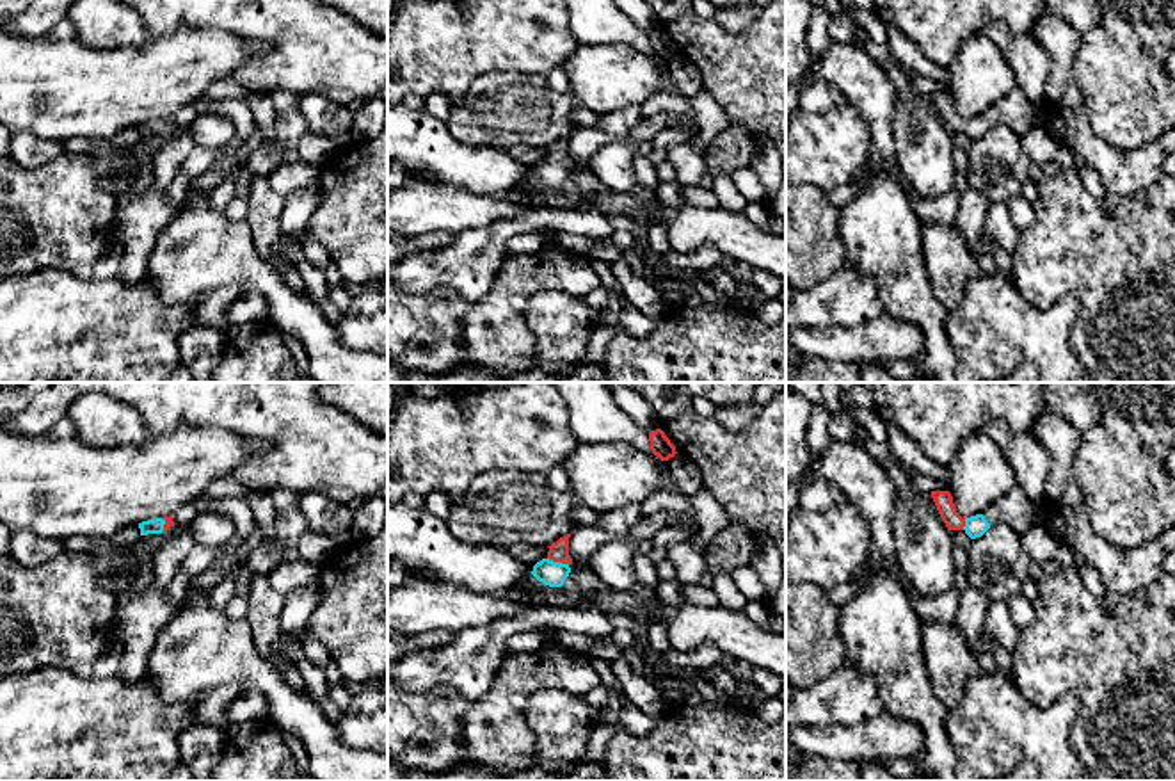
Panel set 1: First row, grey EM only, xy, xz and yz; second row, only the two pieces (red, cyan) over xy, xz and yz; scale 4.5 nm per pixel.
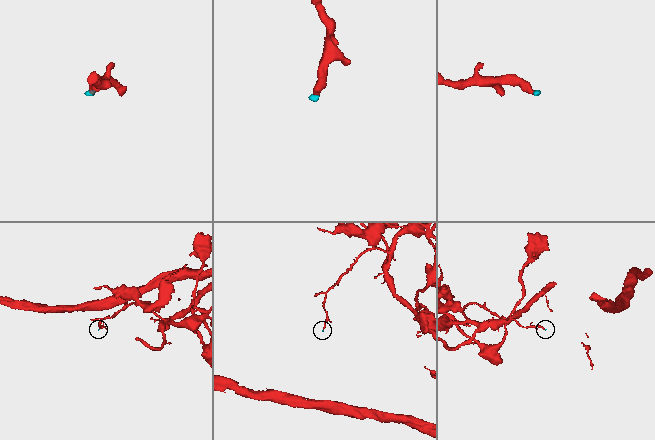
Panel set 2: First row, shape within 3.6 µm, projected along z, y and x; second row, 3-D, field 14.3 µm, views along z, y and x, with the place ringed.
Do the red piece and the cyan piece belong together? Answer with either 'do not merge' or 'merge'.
merge

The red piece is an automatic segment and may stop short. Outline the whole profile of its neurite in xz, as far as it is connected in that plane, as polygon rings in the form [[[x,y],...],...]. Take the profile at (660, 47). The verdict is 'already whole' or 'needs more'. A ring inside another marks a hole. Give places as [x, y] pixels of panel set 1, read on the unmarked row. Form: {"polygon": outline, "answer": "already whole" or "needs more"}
{"polygon": [[[661,30],[651,32],[649,43],[652,55],[658,57],[661,62],[668,62],[677,55],[675,48],[670,44]]], "answer": "already whole"}

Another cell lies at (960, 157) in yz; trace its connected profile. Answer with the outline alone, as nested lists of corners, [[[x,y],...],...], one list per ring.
[[[956,148],[953,151],[953,160],[956,167],[955,174],[955,185],[953,190],[956,190],[960,196],[969,190],[969,157],[965,148]]]

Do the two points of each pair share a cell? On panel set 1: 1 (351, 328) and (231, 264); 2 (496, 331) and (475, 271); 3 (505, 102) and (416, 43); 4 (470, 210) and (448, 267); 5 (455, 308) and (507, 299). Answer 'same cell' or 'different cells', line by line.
1: different cells
2: different cells
3: different cells
4: different cells
5: same cell

